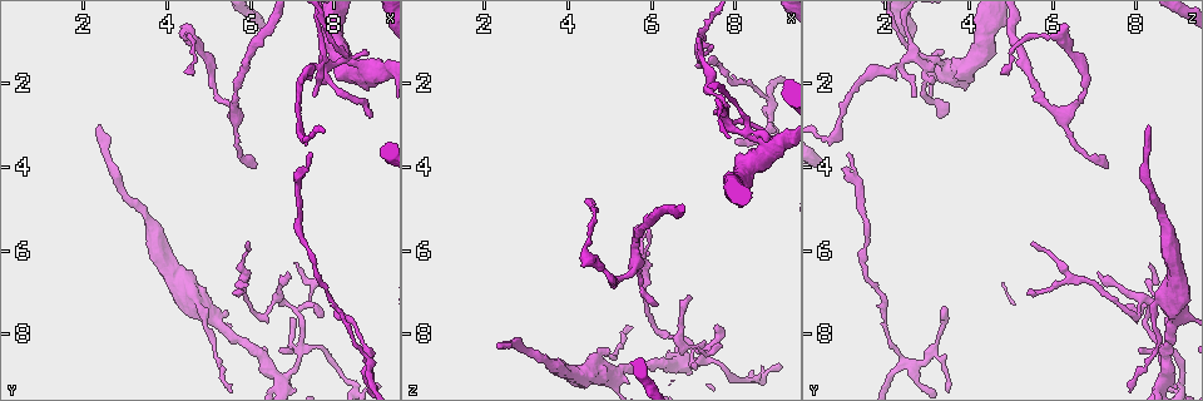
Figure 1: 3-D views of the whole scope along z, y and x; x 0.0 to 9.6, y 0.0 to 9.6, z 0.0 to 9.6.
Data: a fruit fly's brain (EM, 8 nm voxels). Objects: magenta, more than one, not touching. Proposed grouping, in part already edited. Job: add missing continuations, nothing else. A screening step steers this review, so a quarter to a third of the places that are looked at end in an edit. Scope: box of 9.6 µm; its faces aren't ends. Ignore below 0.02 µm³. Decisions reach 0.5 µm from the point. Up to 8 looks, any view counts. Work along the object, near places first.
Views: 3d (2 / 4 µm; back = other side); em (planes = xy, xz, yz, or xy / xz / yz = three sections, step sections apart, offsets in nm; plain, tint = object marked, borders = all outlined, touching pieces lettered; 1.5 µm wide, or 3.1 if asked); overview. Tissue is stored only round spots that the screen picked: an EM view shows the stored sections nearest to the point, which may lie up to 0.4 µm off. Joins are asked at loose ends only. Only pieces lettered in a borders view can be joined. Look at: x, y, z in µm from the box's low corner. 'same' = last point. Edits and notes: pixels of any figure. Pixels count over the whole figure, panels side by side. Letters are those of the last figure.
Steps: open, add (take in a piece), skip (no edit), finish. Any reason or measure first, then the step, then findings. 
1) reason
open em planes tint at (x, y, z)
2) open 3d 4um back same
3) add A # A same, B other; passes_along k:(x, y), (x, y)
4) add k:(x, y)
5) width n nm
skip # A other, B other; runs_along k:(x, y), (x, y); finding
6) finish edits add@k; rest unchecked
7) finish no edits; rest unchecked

small branch off a trunk
open em planes borders at (8.70, 1.20, 3.15)

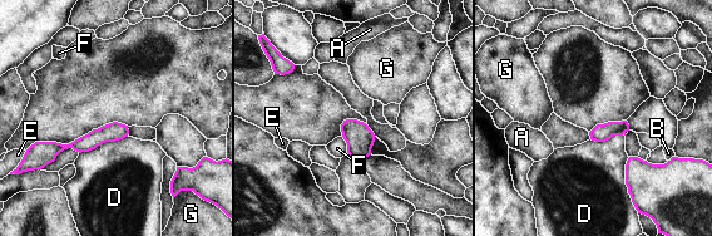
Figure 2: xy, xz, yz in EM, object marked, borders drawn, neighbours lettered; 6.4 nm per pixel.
longest_contact D 340 nm
skip # A other, B other, D other, E other, F other, G other; runs_along 2:(124, 128), (83, 144), (43, 144); no lettered piece goes on from it

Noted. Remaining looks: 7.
open em yz step 8 borders at (5.65, 7.00, 5.40)

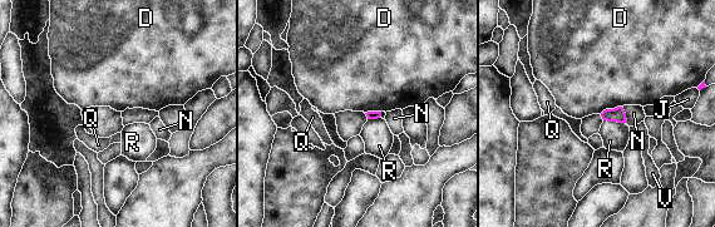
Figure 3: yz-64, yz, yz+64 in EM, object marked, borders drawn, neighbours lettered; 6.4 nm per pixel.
open em planes borders same

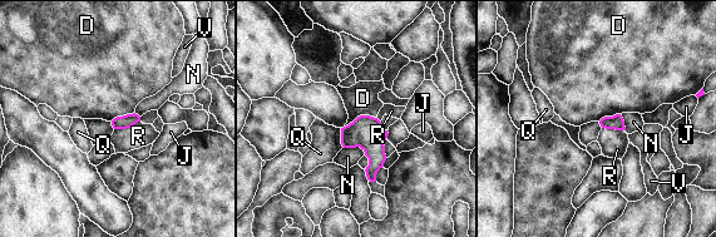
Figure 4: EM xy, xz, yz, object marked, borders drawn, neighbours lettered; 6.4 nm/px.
longest_contact D 220 nm
skip # D other, J other, N other, Q other, R other, V other; border 4:(375, 117), (358, 115), (345, 127); no lettered piece goes on from it

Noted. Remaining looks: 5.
thin end
open 3d 4um at (4.50, 1.75, 4.80)

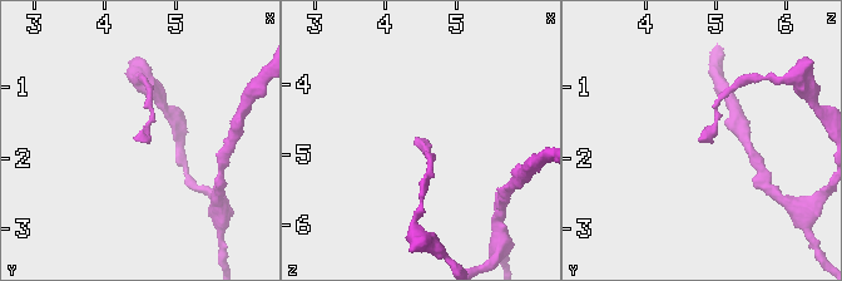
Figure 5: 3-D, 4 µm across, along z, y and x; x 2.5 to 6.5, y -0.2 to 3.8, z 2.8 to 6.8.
open em xy step 8 tint at (4.45, 1.75, 4.80)

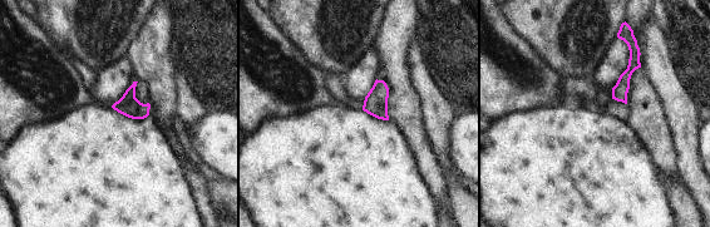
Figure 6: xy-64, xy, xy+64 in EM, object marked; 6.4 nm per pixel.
what lies round it
open em xy step 8 borders same

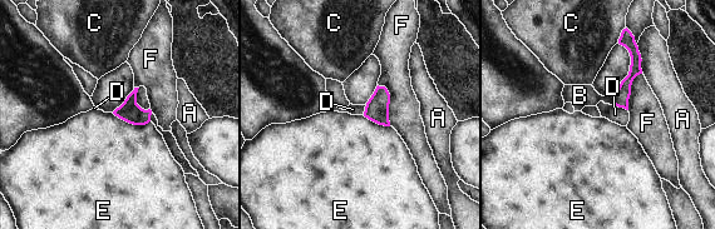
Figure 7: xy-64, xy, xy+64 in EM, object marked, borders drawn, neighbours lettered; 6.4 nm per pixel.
skip # A other, B other, C other, D other, E other, F other; border 7:(112, 113), (133, 124), (149, 122); no lettered piece goes on from it

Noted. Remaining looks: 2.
finish no edits; rest unchecked

